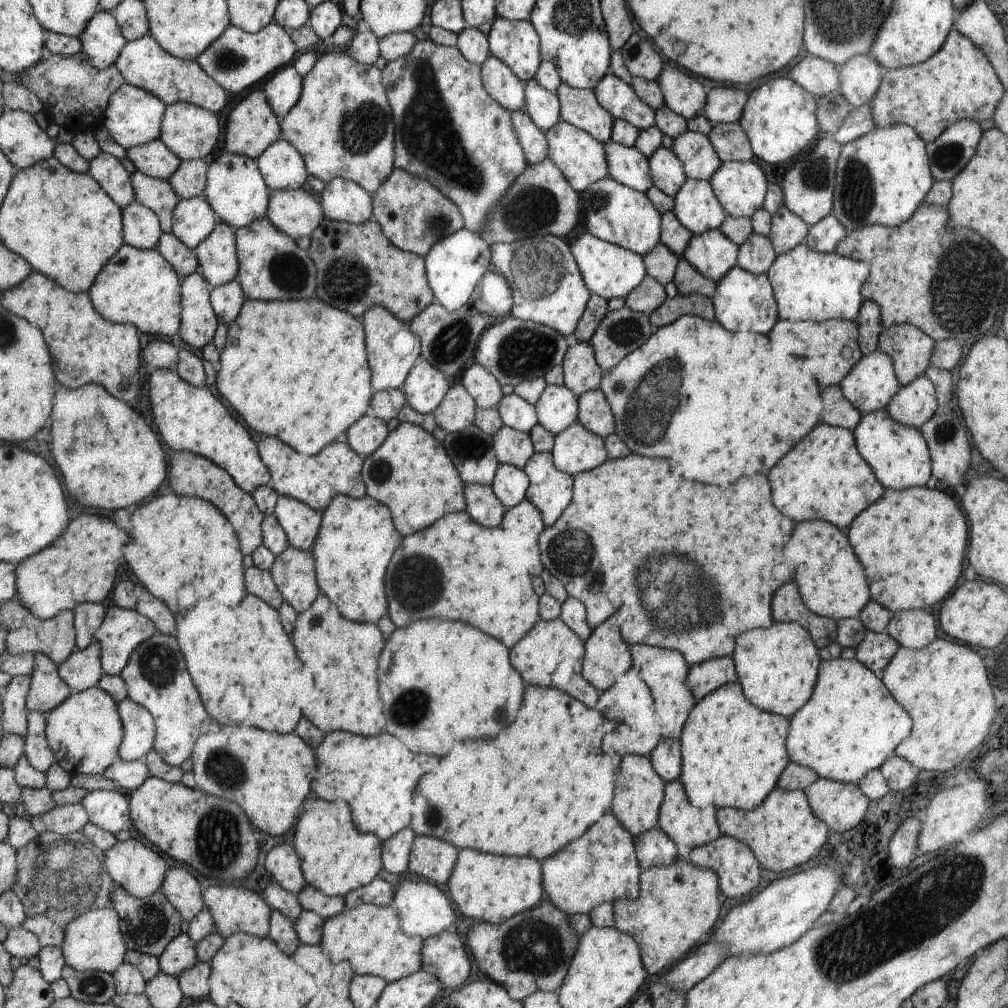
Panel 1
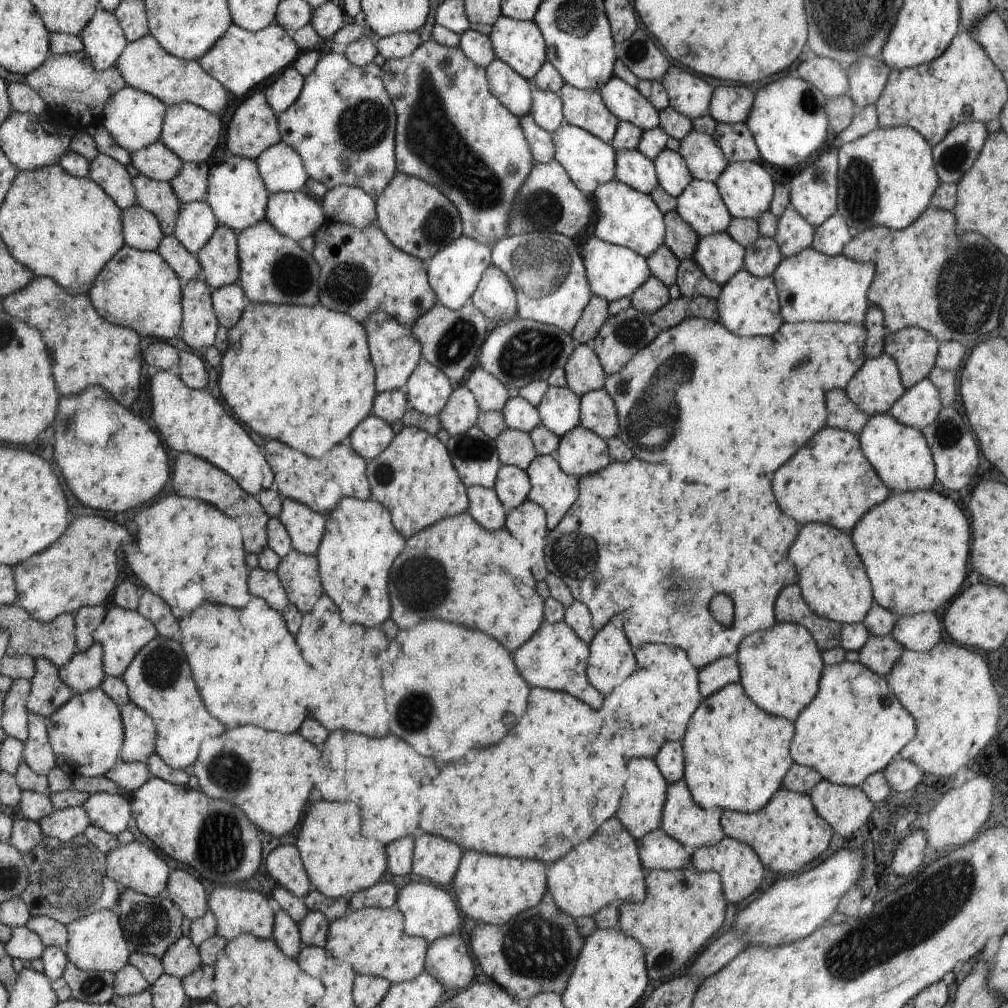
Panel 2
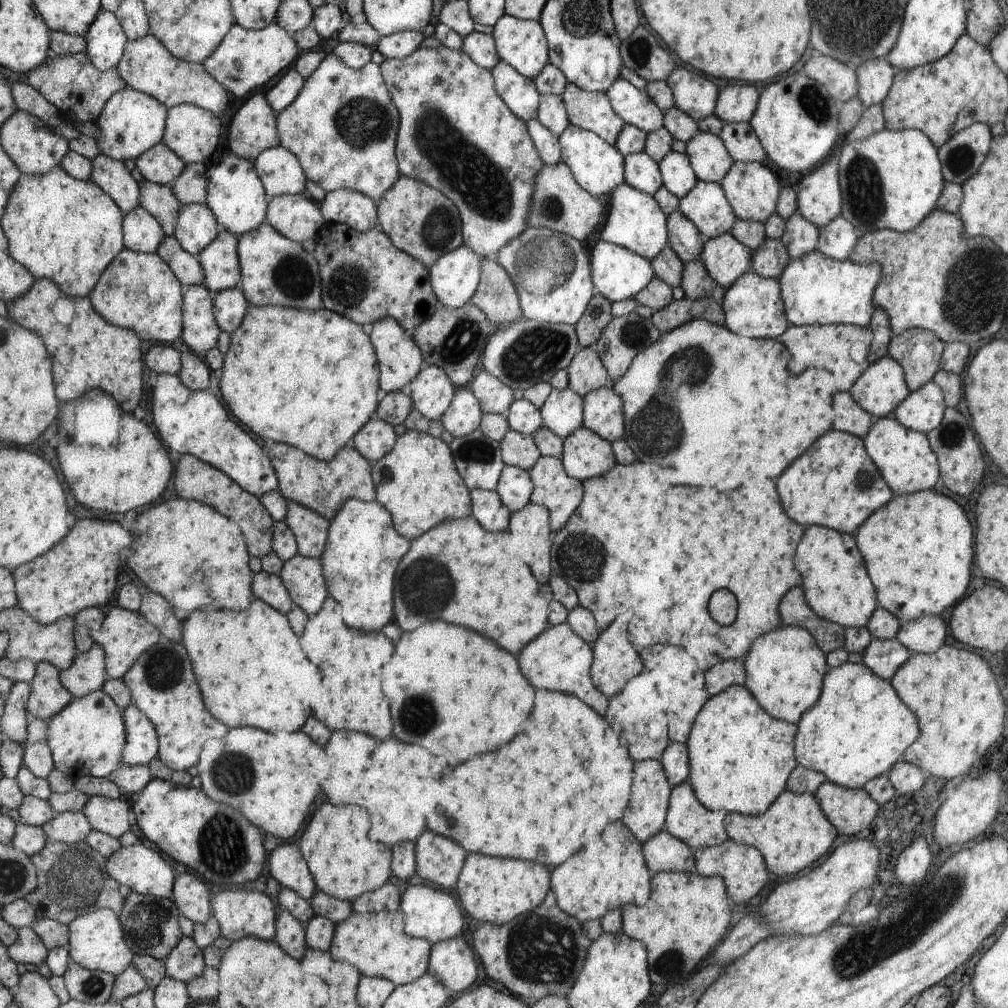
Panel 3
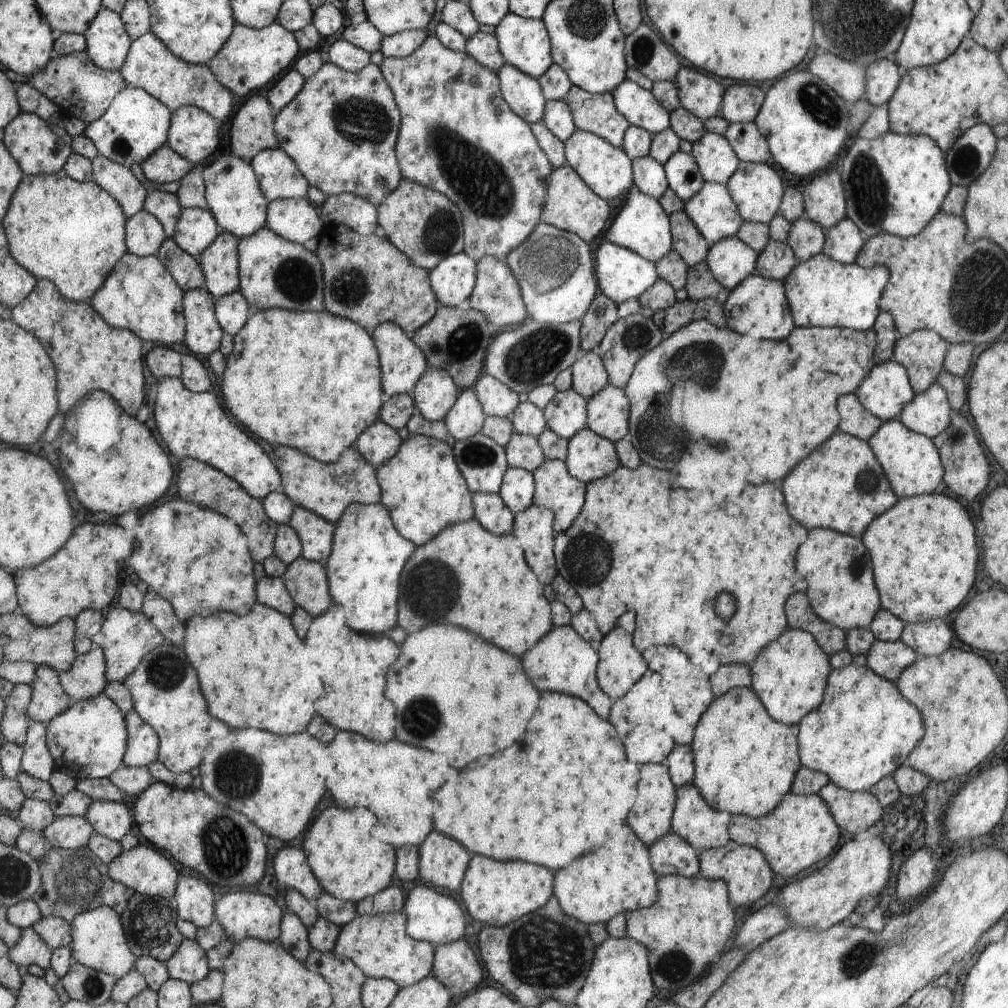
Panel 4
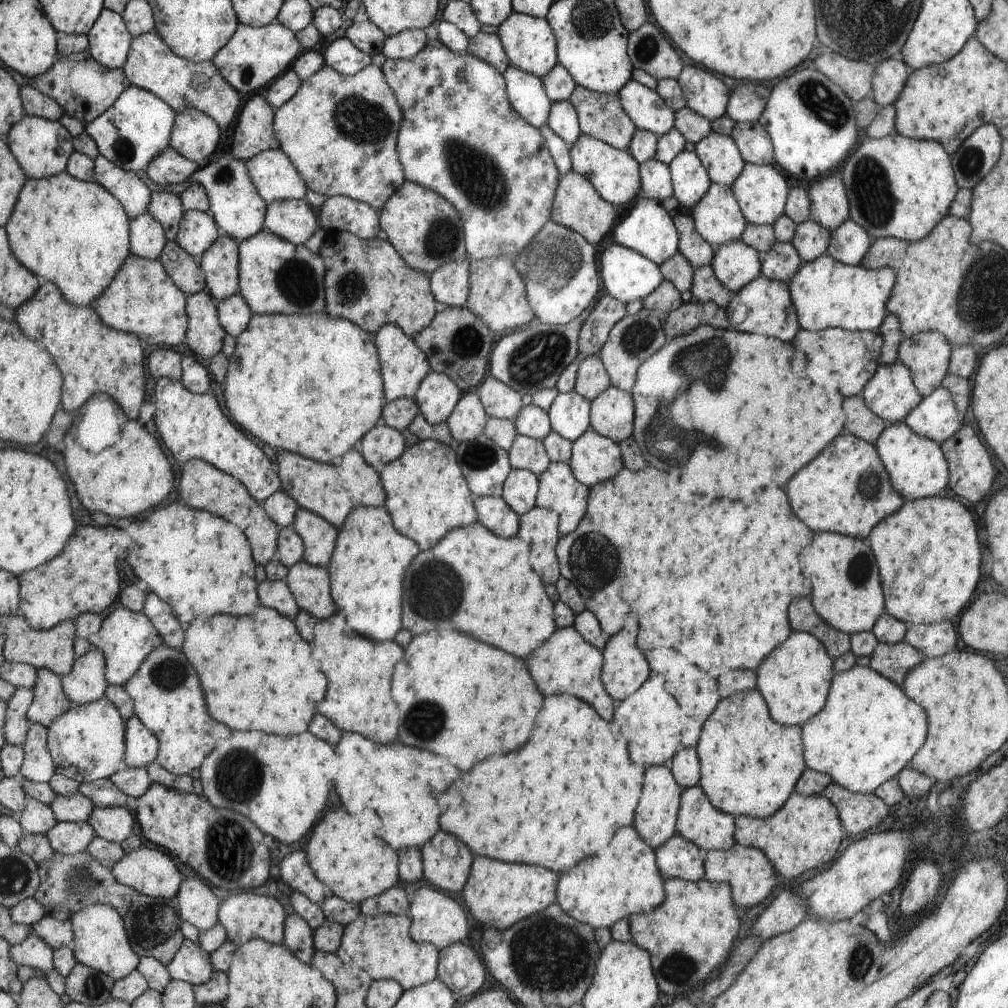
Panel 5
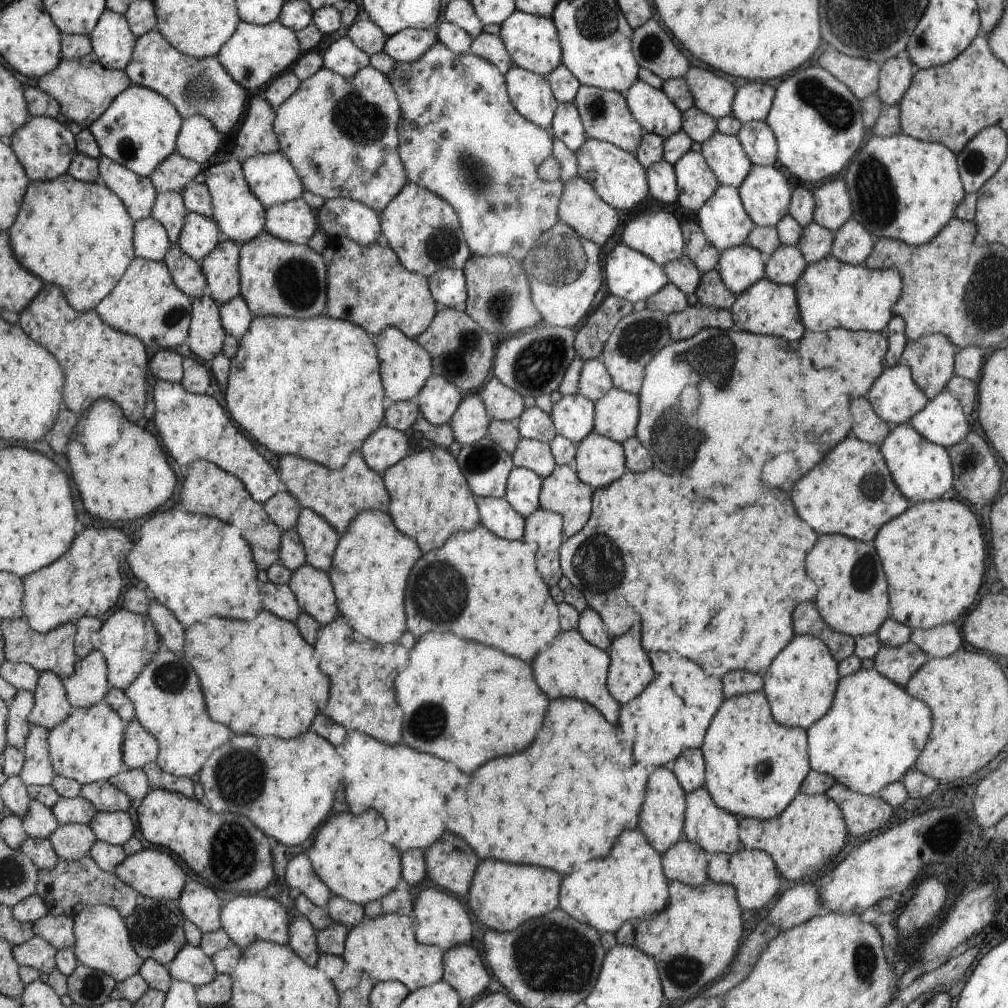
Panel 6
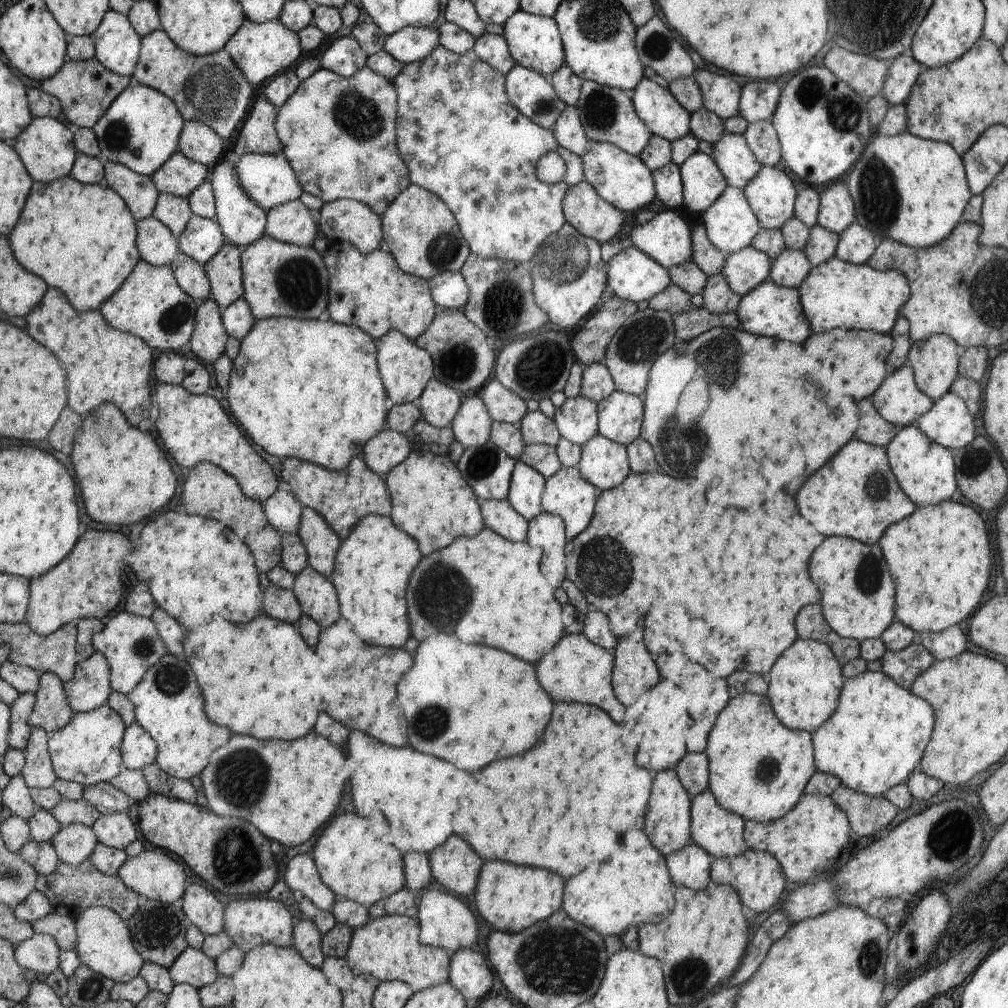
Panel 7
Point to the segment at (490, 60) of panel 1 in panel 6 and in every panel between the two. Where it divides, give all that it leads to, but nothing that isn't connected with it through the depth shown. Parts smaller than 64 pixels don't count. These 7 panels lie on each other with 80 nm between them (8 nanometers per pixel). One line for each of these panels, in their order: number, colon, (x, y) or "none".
2: (516, 93)
3: (520, 93)
4: (523, 92)
5: (526, 92)
6: (531, 94)

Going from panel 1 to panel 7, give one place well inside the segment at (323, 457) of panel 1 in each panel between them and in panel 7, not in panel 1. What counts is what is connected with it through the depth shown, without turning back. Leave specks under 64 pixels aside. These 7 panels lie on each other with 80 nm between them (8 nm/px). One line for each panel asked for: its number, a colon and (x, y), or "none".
2: (320, 483)
3: (324, 486)
4: (328, 489)
5: (331, 491)
6: (338, 495)
7: (343, 497)

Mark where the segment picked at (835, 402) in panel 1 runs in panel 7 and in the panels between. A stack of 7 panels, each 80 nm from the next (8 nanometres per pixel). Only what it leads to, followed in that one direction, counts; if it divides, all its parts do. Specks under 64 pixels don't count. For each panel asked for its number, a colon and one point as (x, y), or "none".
2: (844, 414)
3: (850, 418)
4: (854, 418)
5: (860, 420)
6: (868, 427)
7: (873, 429)

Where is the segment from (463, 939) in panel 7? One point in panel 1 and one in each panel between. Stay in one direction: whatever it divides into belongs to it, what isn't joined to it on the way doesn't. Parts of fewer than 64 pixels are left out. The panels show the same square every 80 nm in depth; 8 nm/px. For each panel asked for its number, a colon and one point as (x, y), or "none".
1: (424, 910)
2: (430, 913)
3: (431, 914)
4: (438, 918)
5: (437, 918)
6: (441, 920)

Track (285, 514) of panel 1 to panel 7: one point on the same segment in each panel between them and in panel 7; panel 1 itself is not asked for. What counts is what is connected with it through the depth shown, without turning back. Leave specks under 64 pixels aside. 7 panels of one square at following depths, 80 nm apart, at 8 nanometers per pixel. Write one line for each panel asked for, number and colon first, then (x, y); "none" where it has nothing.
2: (306, 527)
3: (311, 529)
4: (316, 533)
5: (319, 536)
6: (319, 537)
7: (319, 539)

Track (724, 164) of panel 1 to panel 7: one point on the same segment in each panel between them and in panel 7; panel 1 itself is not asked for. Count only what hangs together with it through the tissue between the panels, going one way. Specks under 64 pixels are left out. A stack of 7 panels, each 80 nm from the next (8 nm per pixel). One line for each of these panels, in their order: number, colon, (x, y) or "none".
2: (746, 188)
3: (752, 189)
4: (756, 189)
5: (761, 192)
6: (765, 193)
7: (771, 194)

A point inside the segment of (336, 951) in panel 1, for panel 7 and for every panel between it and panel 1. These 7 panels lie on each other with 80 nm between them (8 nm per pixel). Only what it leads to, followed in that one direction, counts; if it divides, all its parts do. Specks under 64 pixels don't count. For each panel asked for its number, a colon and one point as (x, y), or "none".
2: (373, 940)
3: (376, 943)
4: (380, 944)
5: (382, 944)
6: (385, 947)
7: (389, 948)

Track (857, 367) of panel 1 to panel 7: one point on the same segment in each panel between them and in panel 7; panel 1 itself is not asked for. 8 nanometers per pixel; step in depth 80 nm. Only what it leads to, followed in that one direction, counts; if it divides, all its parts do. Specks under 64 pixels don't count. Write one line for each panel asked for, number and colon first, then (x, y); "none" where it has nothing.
2: (876, 386)
3: (878, 390)
4: (886, 389)
5: (890, 394)
6: (895, 397)
7: (898, 400)

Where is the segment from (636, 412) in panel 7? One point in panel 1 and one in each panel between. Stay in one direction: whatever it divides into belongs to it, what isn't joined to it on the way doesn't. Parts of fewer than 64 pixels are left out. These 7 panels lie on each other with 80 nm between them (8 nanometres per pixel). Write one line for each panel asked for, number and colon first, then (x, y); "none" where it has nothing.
1: (594, 412)
2: (598, 410)
3: (603, 409)
4: (608, 412)
5: (613, 412)
6: (617, 414)

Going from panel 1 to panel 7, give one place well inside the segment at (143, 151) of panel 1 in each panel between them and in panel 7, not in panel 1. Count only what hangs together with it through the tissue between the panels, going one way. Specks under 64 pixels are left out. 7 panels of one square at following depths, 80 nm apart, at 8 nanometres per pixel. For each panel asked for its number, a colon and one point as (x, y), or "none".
2: (156, 161)
3: (161, 165)
4: (164, 166)
5: (169, 168)
6: (176, 172)
7: (179, 176)

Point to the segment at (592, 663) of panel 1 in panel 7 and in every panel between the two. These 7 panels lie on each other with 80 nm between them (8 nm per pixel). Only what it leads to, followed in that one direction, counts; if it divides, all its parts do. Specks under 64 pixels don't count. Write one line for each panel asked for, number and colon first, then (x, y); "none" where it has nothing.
2: (612, 659)
3: (616, 660)
4: (621, 665)
5: (626, 667)
6: (630, 672)
7: (634, 674)

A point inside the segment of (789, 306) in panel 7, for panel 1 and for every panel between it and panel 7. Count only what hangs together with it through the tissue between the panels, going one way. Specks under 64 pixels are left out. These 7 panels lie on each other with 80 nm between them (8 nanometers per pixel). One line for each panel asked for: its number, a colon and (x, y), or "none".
1: (744, 301)
2: (747, 305)
3: (752, 306)
4: (758, 307)
5: (764, 306)
6: (765, 308)

